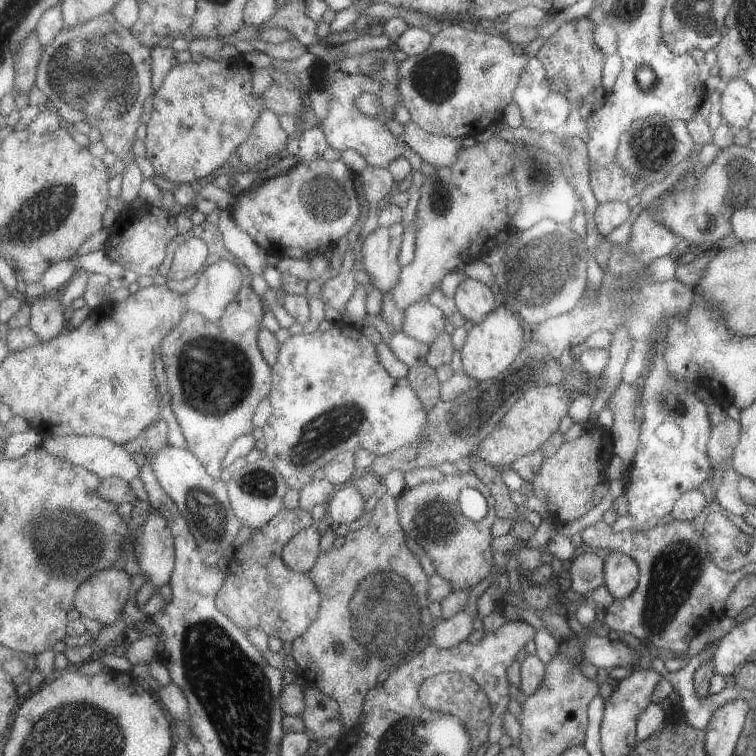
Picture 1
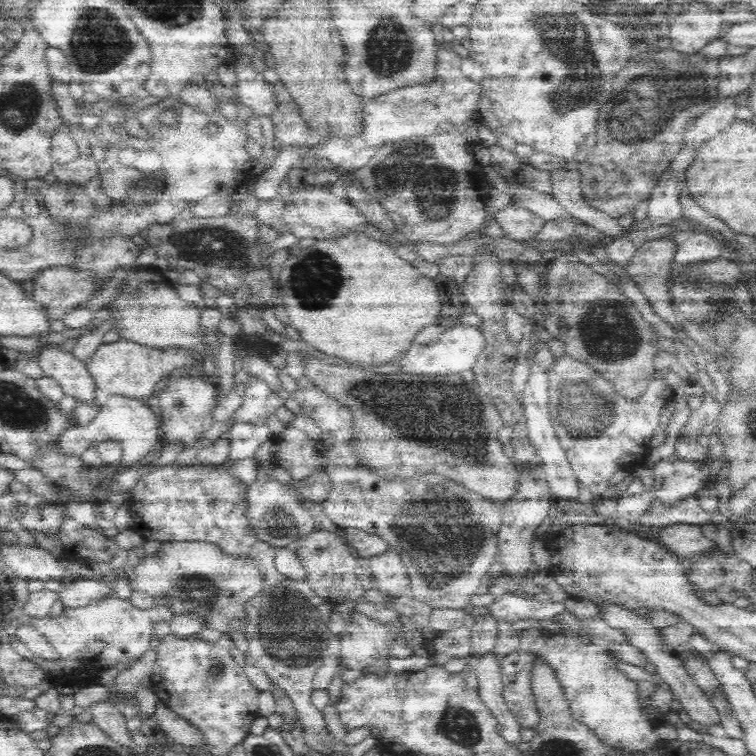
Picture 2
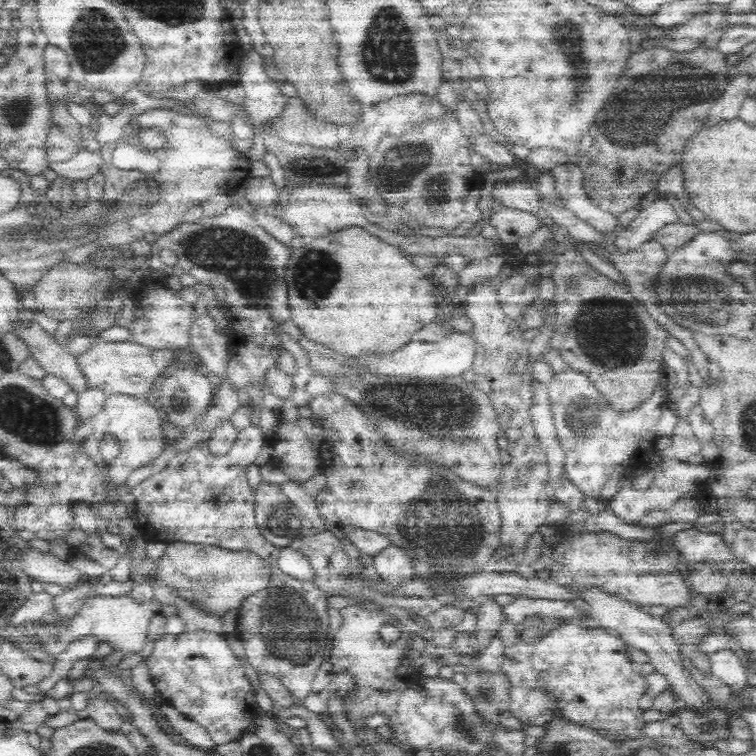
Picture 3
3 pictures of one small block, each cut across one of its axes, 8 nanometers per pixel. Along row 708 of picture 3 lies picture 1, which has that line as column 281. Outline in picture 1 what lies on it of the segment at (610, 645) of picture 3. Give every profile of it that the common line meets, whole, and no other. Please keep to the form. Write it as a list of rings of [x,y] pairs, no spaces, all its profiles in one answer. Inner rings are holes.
[[[283,508],[269,524],[251,530],[249,542],[235,548],[229,556],[227,578],[217,594],[217,608],[229,616],[247,636],[253,632],[269,634],[291,646],[301,638],[313,622],[317,622],[323,606],[323,596],[309,574],[295,572],[285,564],[285,546],[303,530],[317,524],[307,510]]]

